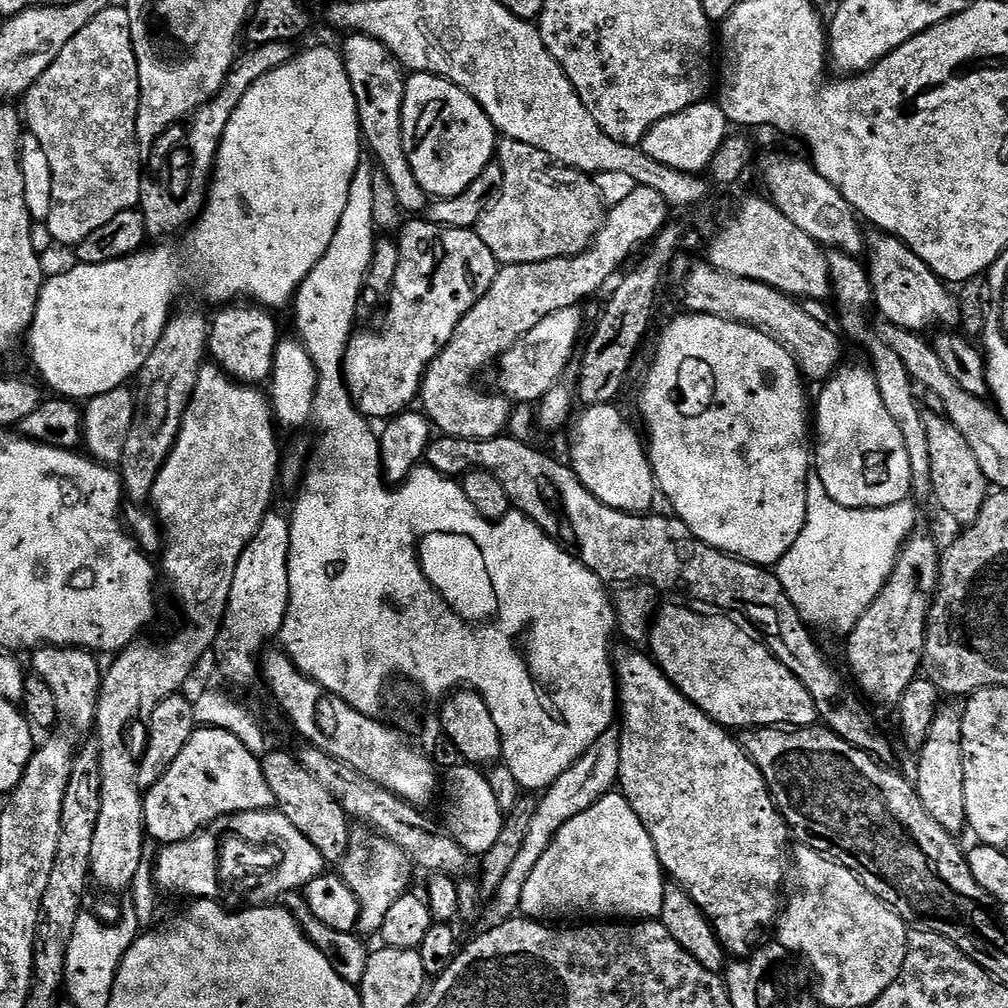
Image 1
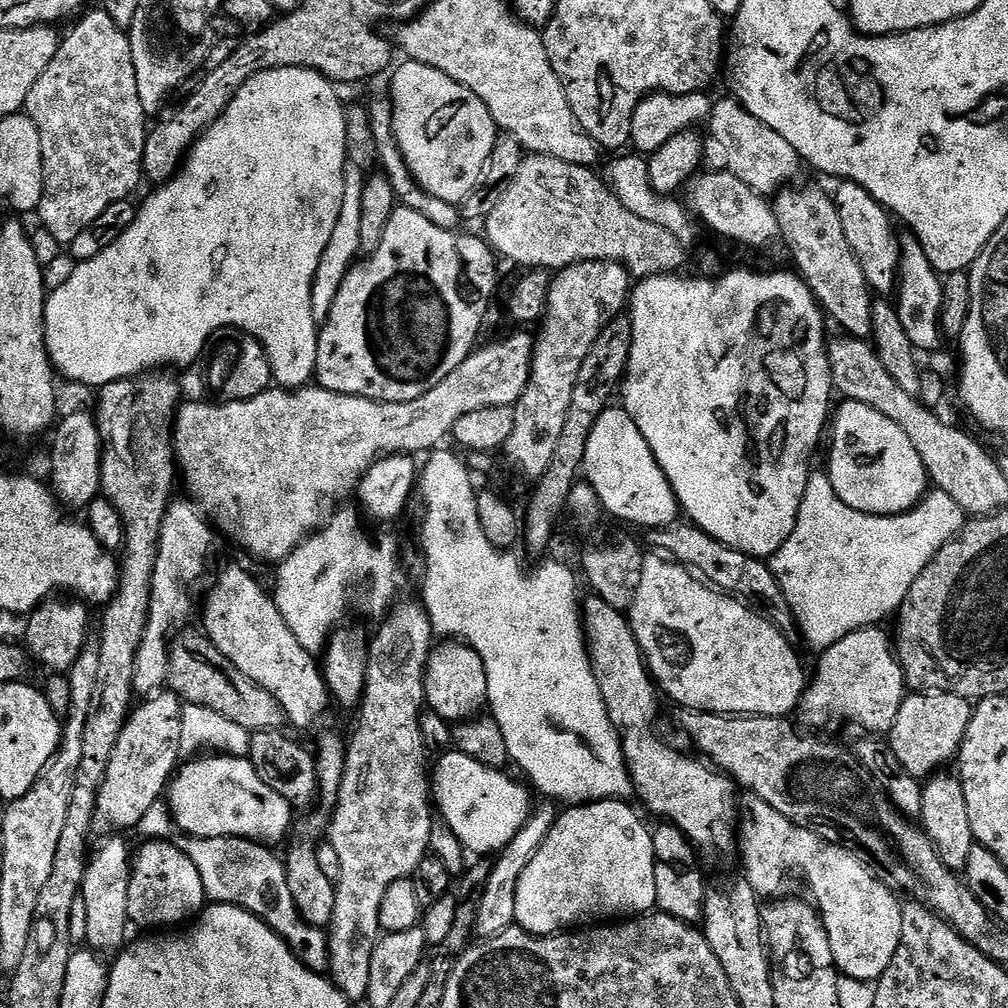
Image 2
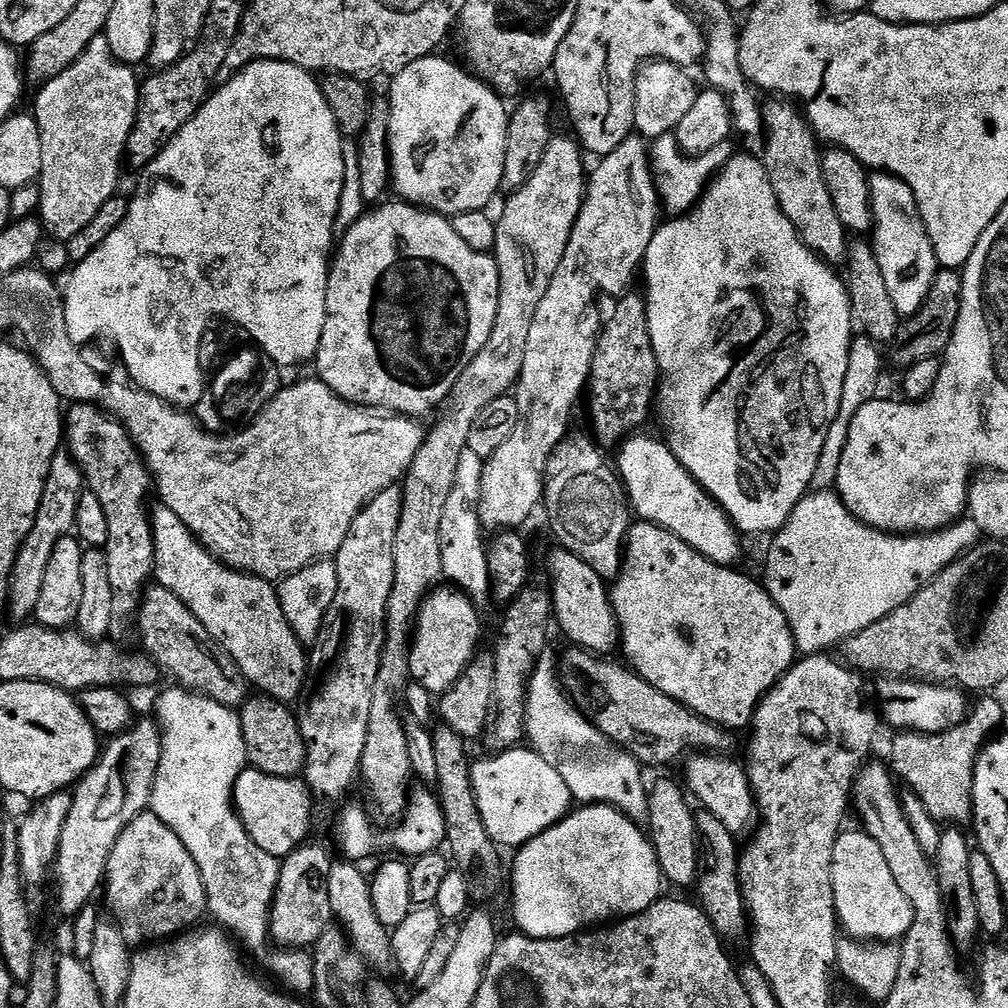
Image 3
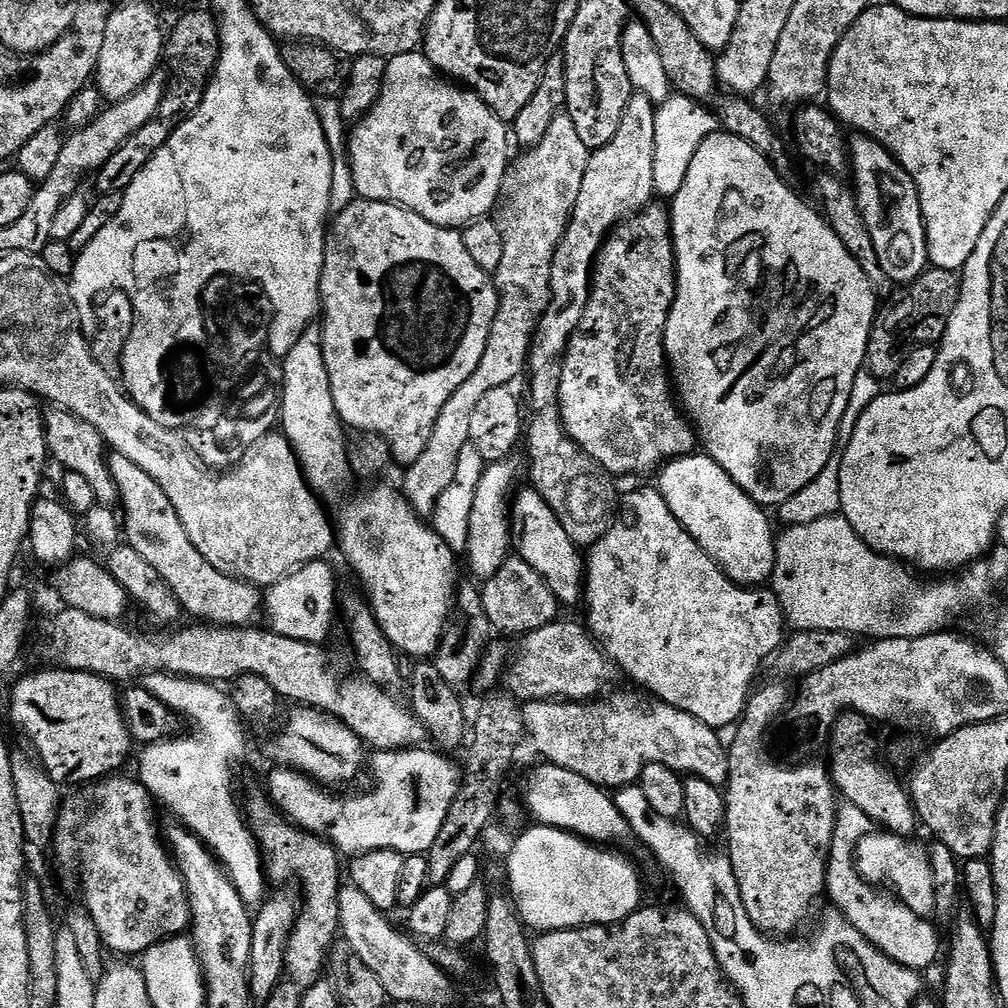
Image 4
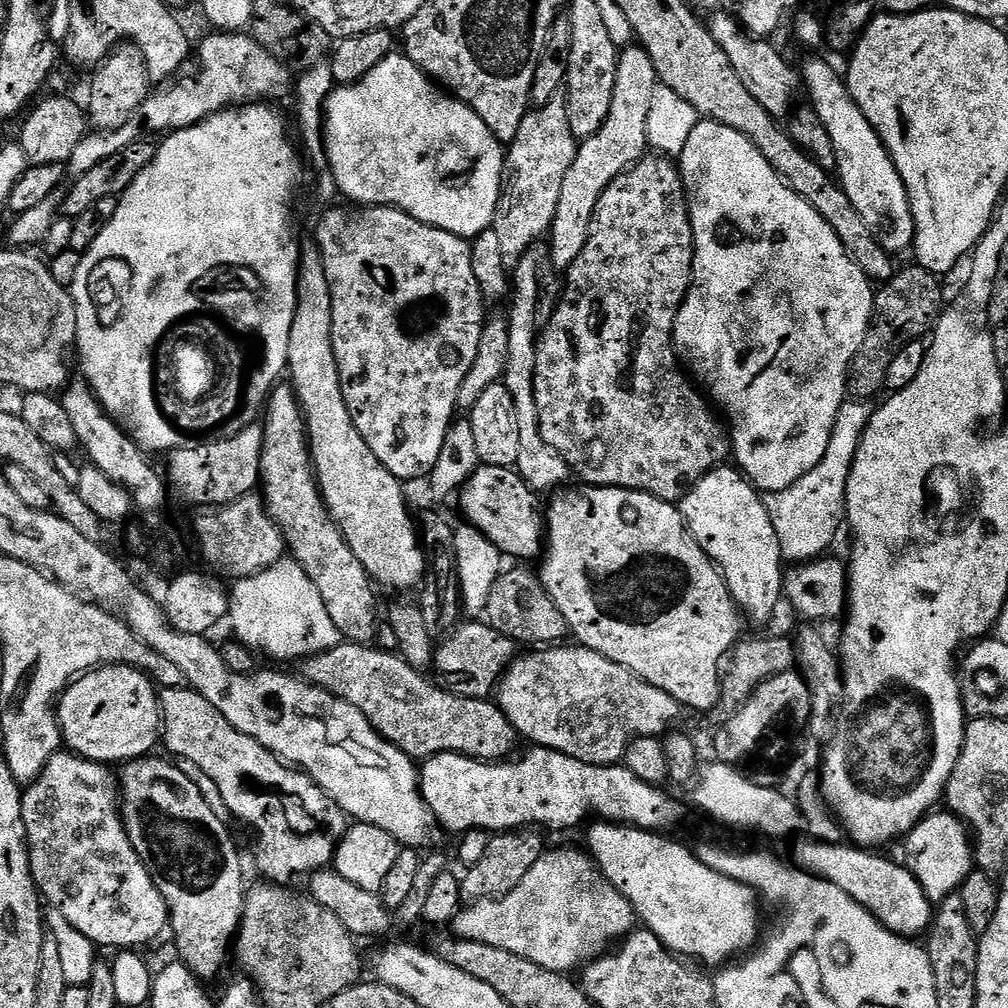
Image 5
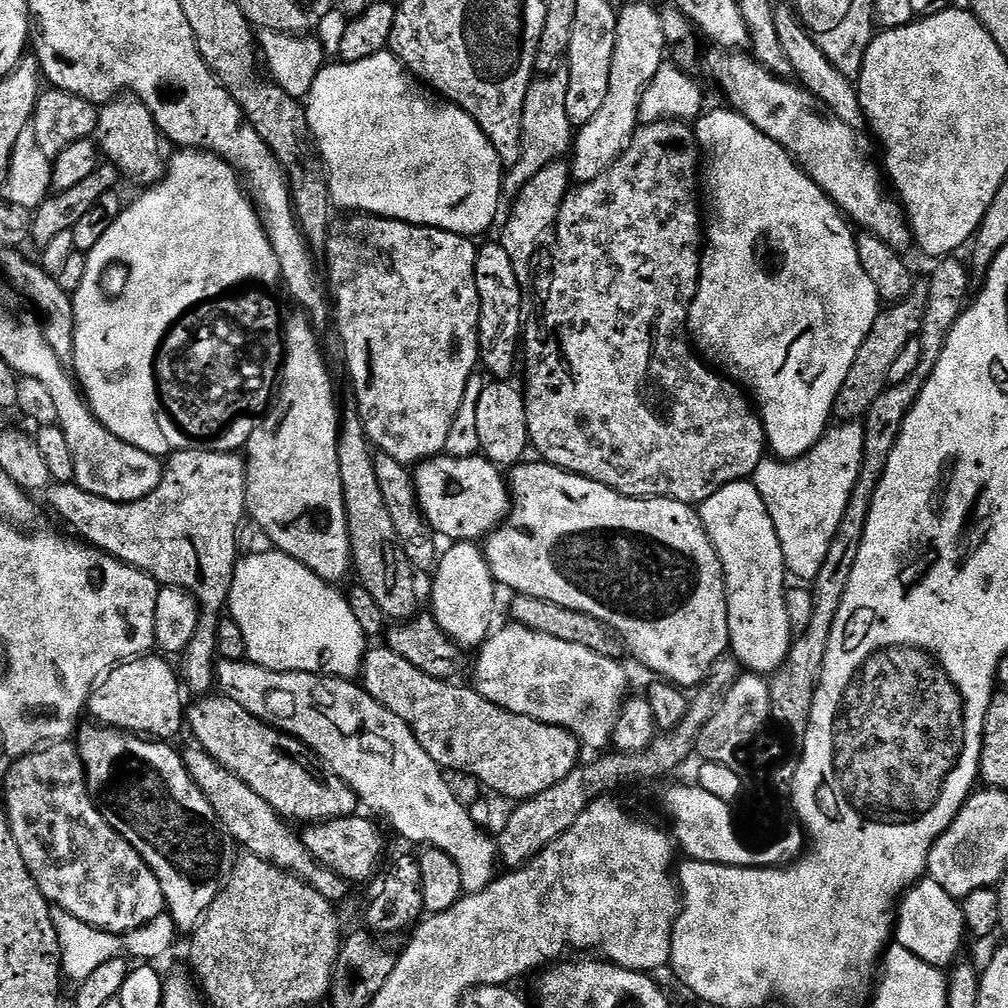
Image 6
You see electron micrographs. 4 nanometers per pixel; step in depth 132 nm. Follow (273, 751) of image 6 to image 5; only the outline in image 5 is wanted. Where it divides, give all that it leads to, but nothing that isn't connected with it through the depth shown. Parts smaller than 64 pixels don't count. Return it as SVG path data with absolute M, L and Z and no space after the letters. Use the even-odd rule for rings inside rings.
M189 687L165 688L159 697L163 747L168 747L173 757L181 756L176 758L189 760L197 768L197 773L210 778L210 782L218 786L220 804L256 831L256 864L265 881L288 886L295 876L307 877L317 870L327 869L333 863L336 848L348 831L350 820L340 809L340 804L334 802L322 786L314 783L307 772L284 763L266 750L266 746L239 732L230 722L226 722L226 718L222 718L218 710L214 710L214 706L210 706L210 702L206 702L206 698L202 698L202 694Z

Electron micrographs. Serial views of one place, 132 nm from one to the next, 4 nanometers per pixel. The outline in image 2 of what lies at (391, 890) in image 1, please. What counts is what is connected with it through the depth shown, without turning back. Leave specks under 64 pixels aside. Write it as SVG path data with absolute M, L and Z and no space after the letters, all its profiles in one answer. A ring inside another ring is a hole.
M419 599L404 600L393 603L390 611L379 621L380 629L377 630L376 636L371 637L368 646L368 669L366 670L366 682L364 683L364 699L361 700L358 709L360 715L360 725L356 728L356 733L353 734L352 740L347 741L348 761L346 762L346 770L342 778L342 790L340 797L336 803L336 807L331 811L330 823L326 829L326 837L332 843L332 852L340 859L340 880L335 881L336 886L336 902L334 904L334 914L332 915L332 923L327 929L328 945L330 946L330 979L340 993L347 1000L353 1002L367 1001L368 991L370 990L370 961L374 959L374 950L378 946L382 929L380 927L380 915L382 914L382 900L386 898L386 890L390 890L390 886L394 886L394 882L406 880L415 877L416 871L420 863L424 861L424 857L430 852L430 830L432 829L432 821L434 819L434 804L430 799L430 760L428 764L428 744L424 741L424 728L420 725L420 715L426 712L426 701L424 699L424 679L426 678L426 670L428 669L428 659L434 647L434 633L432 623L428 617L428 611L423 606Z

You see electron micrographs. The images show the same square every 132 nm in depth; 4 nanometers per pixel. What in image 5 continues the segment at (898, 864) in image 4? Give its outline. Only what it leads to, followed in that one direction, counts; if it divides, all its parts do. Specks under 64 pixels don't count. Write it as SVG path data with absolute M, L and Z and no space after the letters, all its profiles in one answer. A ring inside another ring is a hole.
M948 810L940 811L925 816L906 837L912 873L933 902L953 895L974 868L974 844L969 829L962 823L961 817L952 815Z

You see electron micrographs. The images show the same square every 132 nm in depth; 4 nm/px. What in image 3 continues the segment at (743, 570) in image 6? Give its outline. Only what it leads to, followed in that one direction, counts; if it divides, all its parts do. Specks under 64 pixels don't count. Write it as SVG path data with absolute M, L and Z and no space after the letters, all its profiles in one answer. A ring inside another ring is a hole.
M636 434L619 445L620 457L614 460L620 483L626 493L631 511L641 521L657 524L670 534L682 538L696 552L725 566L739 565L741 533L708 495L698 481L678 462L663 439L651 440Z

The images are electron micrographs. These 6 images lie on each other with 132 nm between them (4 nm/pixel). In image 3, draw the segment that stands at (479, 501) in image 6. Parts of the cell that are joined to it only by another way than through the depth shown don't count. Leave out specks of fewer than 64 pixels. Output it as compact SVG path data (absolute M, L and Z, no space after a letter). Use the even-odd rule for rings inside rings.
M553 547L553 552L548 556L548 576L552 579L550 583L550 595L552 598L552 615L555 627L560 627L564 631L564 636L575 647L585 648L588 652L594 652L597 656L607 657L612 651L617 651L620 644L620 628L616 625L616 612L612 608L612 598L609 585L578 554L567 552L565 548Z

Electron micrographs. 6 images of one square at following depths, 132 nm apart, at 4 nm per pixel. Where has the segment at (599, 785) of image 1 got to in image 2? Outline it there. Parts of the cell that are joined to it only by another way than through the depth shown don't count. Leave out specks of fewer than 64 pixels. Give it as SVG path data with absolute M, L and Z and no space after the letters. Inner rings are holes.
M544 802L541 808L539 805L528 817L522 830L505 846L503 852L495 857L492 873L484 887L482 906L478 912L477 937L497 936L499 932L505 932L507 928L516 924L516 891L518 890L518 882L522 878L522 870L526 870L526 866L530 866L530 858L534 858L534 854L538 854L542 842L546 842L557 815L558 808L555 803Z

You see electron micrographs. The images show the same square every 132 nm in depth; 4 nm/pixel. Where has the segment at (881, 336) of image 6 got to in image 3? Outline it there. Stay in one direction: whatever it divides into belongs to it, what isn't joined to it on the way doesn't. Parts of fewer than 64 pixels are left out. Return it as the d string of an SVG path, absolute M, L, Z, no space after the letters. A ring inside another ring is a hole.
M956 270L937 272L930 294L922 302L918 314L907 317L901 323L895 340L890 345L892 360L900 370L914 366L914 362L922 362L926 358L943 357L948 349L950 338L954 334L954 326L958 322L960 303L962 302L963 275Z

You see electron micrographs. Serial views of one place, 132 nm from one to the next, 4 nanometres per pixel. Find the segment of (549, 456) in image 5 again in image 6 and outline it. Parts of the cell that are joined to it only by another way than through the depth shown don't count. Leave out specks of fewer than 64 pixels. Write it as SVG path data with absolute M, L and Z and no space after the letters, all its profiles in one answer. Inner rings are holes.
M563 159L550 162L526 182L526 186L515 197L512 213L504 224L504 233L498 236L498 243L504 247L506 254L510 254L510 263L514 265L514 274L518 274L521 282L528 282L532 276L532 263L536 260L536 251L544 239L549 239L555 229L556 219L564 197L570 191L570 168Z

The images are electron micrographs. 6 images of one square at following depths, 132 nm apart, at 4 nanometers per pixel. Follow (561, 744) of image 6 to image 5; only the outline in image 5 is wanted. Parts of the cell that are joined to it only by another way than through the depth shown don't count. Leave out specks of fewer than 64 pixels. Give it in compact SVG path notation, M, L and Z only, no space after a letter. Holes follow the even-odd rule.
M341 642L322 654L309 656L302 664L303 679L362 710L384 739L397 744L413 758L460 752L476 760L500 762L515 753L512 751L516 748L518 733L499 703L466 698L439 683L431 684L429 677L414 671L403 656L376 647Z

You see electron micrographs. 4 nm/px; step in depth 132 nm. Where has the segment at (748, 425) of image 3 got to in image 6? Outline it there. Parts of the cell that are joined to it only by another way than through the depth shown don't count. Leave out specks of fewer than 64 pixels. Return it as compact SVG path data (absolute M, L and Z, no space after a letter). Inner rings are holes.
M724 108L718 109L717 112L705 111L694 124L698 152L703 157L702 184L703 187L704 184L708 187L712 217L709 220L707 217L706 220L706 247L703 249L700 262L700 285L688 315L690 340L705 361L711 362L717 369L725 368L729 372L725 373L750 393L758 409L759 418L764 424L766 444L771 455L777 460L796 460L800 456L805 456L828 431L830 421L834 416L836 399L846 382L846 374L850 374L850 366L854 366L854 358L862 342L866 342L870 334L870 326L874 326L882 310L882 301L878 290L874 290L874 282L870 282L870 274L866 274L866 270L862 270L862 262L858 262L857 233L844 213L810 179L795 159L789 156L782 145L775 144L773 140L766 138L762 130L755 128L739 112Z

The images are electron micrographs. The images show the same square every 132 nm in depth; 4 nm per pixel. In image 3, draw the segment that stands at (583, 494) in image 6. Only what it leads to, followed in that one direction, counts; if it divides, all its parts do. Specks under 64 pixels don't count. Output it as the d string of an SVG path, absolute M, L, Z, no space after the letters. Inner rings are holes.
M636 522L631 525L626 537L626 555L622 560L620 575L616 577L610 588L612 598L612 608L616 612L616 625L620 628L620 644L622 652L628 655L627 663L632 671L642 677L654 690L662 690L670 698L674 698L679 704L684 704L692 712L697 712L703 720L709 720L715 724L729 730L747 729L752 723L752 715L756 712L756 707L760 705L762 699L769 690L788 673L789 668L796 663L798 653L794 634L790 630L790 622L786 622L786 614L778 610L774 598L764 589L763 583L759 579L751 580L748 576L736 572L735 567L715 564L712 560L707 560L701 552L696 552L682 538L670 534L664 528L651 522Z

